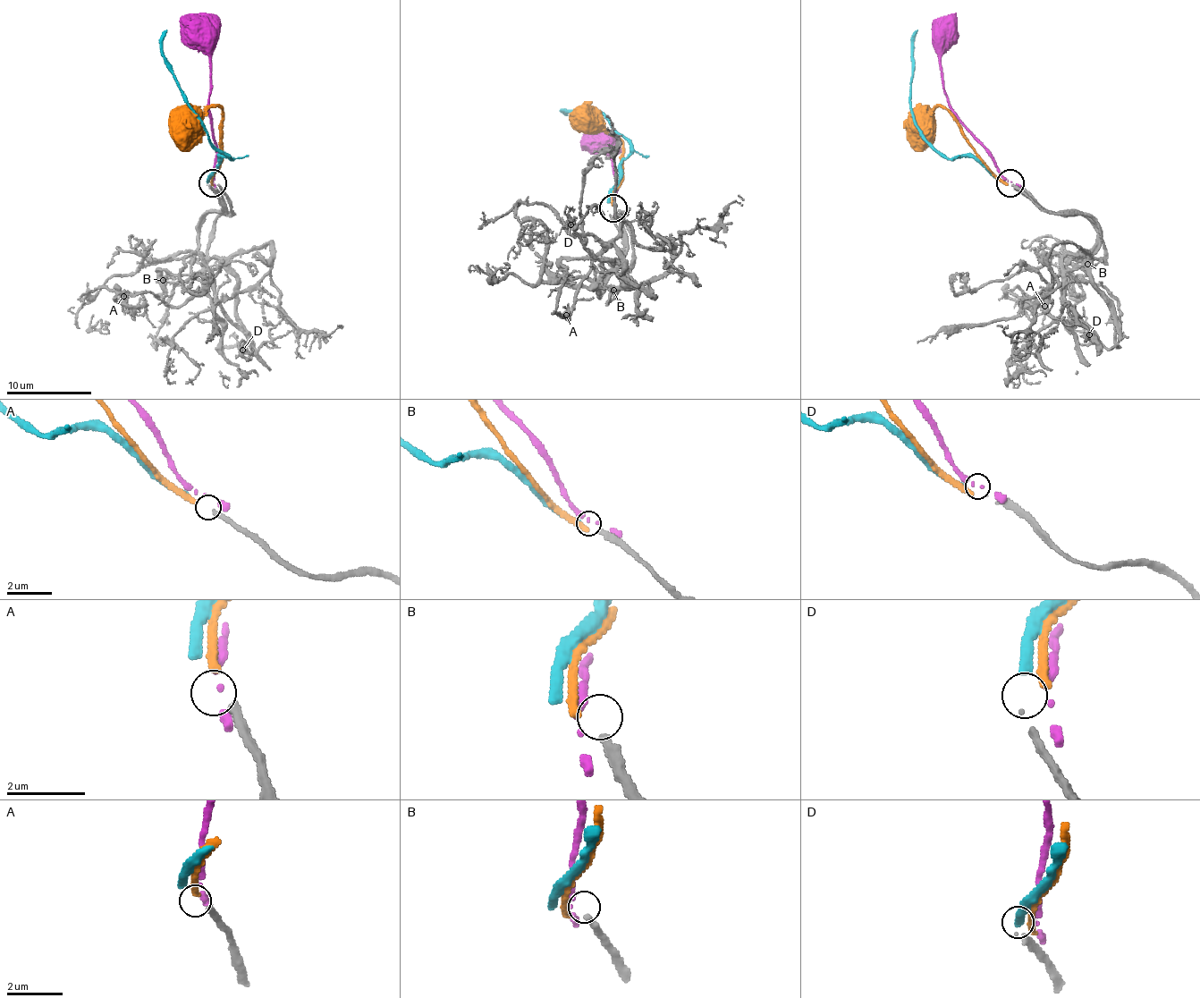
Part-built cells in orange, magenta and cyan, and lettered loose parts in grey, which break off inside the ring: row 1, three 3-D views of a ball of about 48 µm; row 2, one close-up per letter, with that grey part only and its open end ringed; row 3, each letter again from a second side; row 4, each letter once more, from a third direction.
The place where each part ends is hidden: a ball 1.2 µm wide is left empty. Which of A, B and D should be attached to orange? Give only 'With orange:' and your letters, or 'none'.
With orange: A

